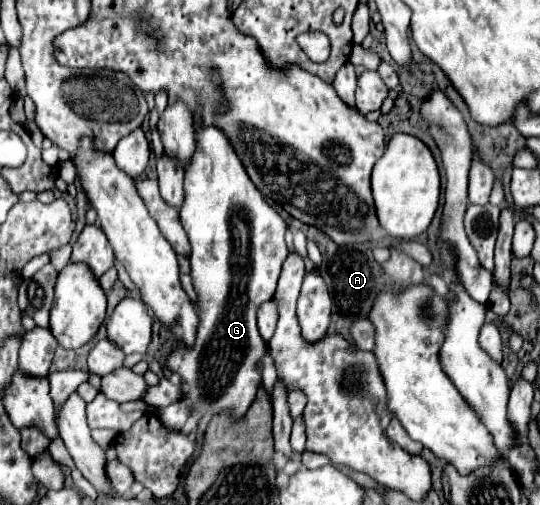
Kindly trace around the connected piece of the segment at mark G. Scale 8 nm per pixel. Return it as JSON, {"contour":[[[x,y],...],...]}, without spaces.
{"contour":[[[201,108],[195,110],[193,128],[195,128],[195,154],[193,154],[193,162],[185,166],[185,202],[179,214],[191,242],[189,262],[191,262],[193,286],[199,296],[199,304],[197,304],[199,328],[197,328],[195,346],[173,352],[167,364],[175,374],[181,376],[181,382],[185,382],[187,386],[185,400],[191,400],[193,412],[201,416],[199,428],[205,430],[213,414],[227,408],[231,410],[233,418],[241,418],[255,400],[257,388],[261,386],[261,372],[257,368],[257,362],[263,358],[267,350],[257,330],[255,312],[263,302],[273,298],[279,272],[289,250],[285,244],[287,222],[265,202],[261,192],[249,180],[225,132],[221,132],[221,128],[215,126],[205,126]]]}

